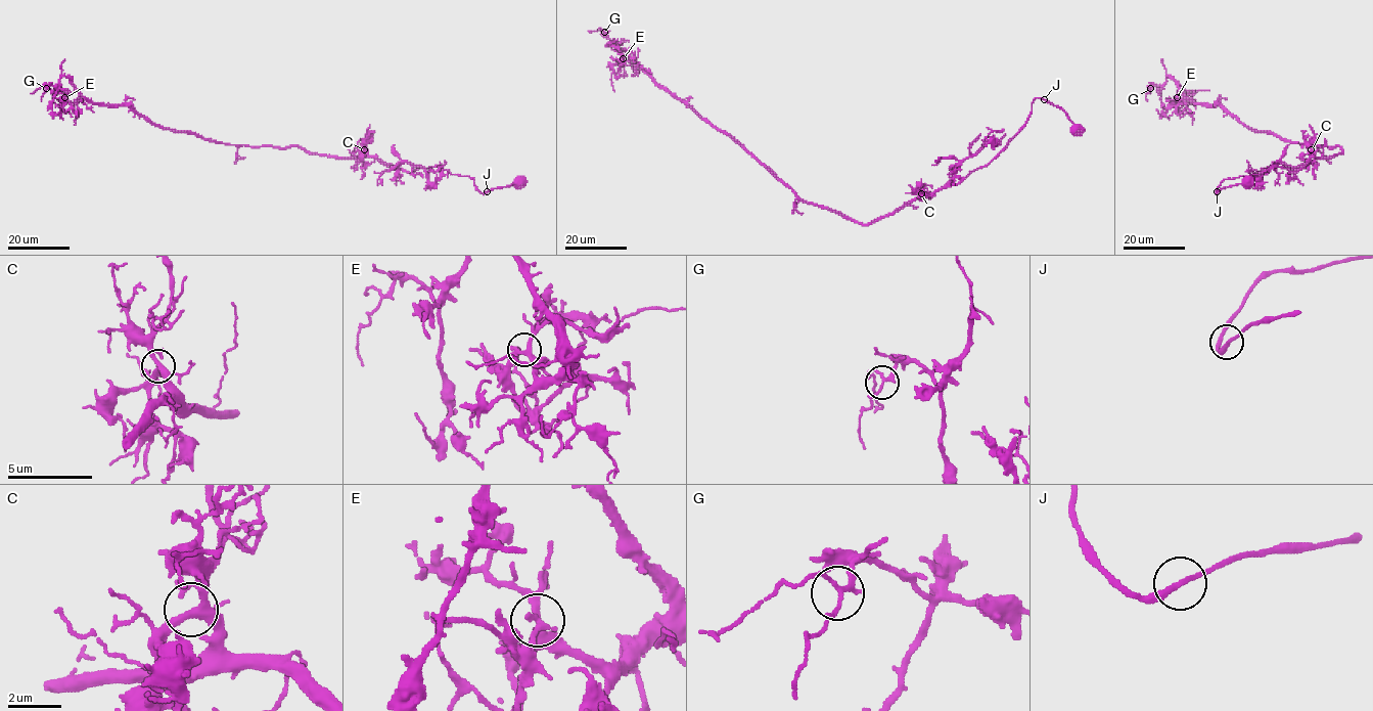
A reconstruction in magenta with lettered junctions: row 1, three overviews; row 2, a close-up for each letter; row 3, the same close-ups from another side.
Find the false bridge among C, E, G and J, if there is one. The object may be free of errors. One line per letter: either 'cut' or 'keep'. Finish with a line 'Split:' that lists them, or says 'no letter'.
C: keep
E: keep
G: keep
J: keep
Split: no letter

